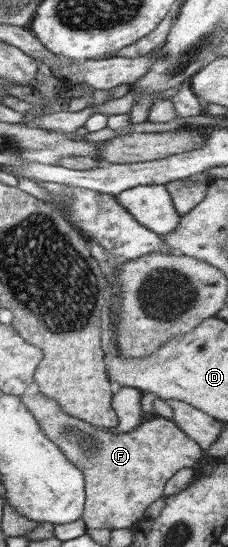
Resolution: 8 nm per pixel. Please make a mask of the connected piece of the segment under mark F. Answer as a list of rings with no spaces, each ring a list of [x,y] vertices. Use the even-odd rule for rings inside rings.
[[[42,392],[21,396],[37,416],[49,438],[66,452],[69,460],[86,476],[86,509],[88,529],[129,529],[147,519],[145,512],[153,502],[164,497],[169,483],[181,470],[195,468],[207,456],[202,446],[174,420],[157,417],[145,421],[133,432],[115,433],[113,428],[97,427],[77,416],[71,416],[55,400]]]

